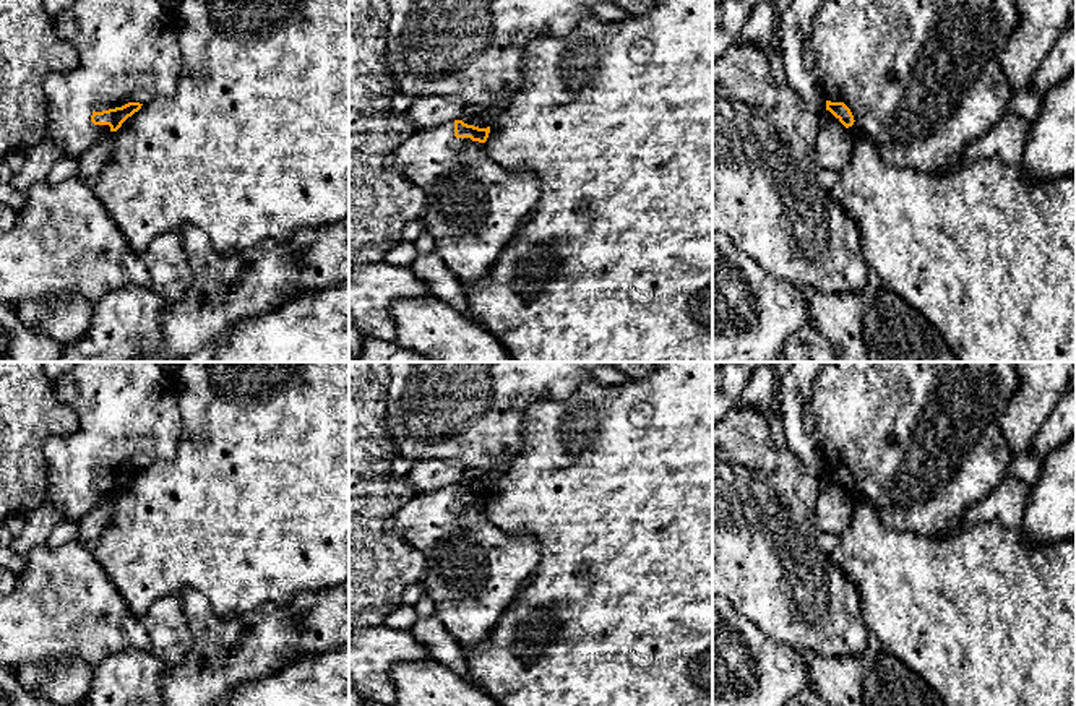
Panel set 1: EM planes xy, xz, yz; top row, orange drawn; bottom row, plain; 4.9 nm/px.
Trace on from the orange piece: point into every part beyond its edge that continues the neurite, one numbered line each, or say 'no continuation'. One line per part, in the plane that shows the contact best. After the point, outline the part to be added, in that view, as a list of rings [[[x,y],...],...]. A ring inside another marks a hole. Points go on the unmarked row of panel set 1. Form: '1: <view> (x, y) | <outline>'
1: xy (129, 416) | [[[75,362],[73,368],[54,383],[54,390],[57,399],[68,404],[80,420],[73,433],[52,437],[42,446],[47,466],[44,502],[60,506],[65,519],[80,521],[97,502],[110,495],[109,489],[94,489],[91,485],[94,476],[122,471],[128,466],[146,467],[175,458],[182,432],[177,381],[156,362]]]

